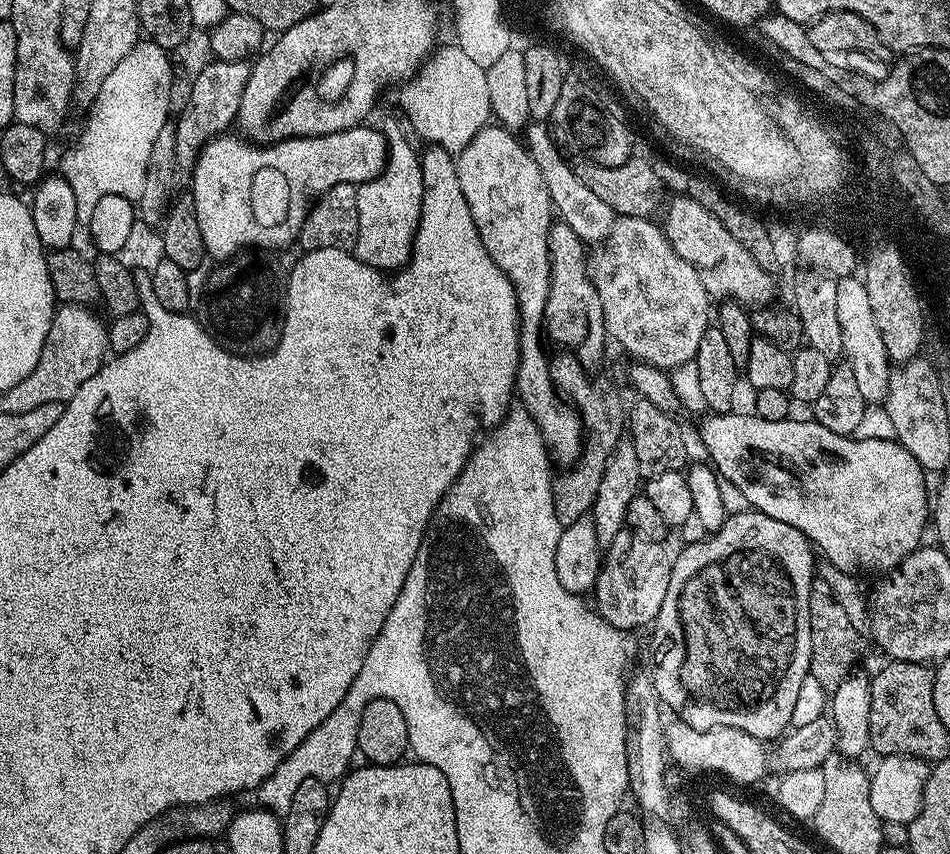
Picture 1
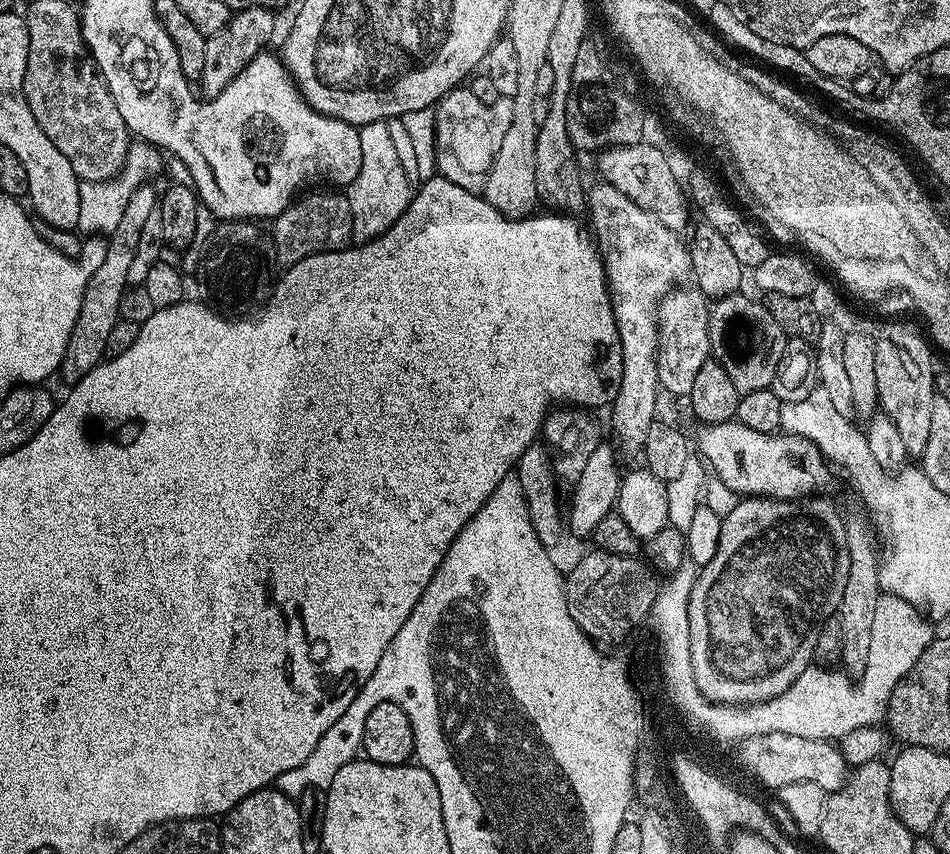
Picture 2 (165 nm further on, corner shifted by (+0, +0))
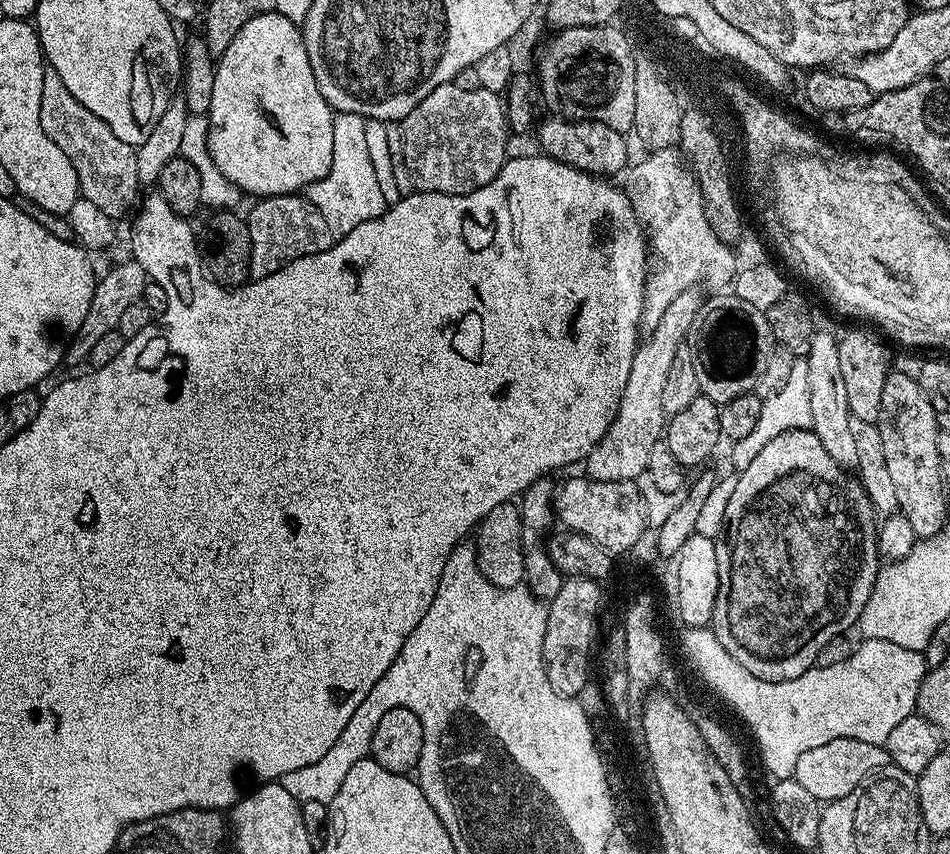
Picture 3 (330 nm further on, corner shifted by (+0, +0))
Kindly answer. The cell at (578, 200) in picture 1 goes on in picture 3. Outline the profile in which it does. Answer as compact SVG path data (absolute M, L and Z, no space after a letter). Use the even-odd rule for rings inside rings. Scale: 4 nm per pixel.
M657 148L648 155L652 156L637 164L635 161L627 169L626 191L641 225L646 226L646 244L652 259L644 286L642 321L643 327L651 330L658 326L666 308L682 290L697 286L712 288L708 290L727 289L736 279L738 267L733 245L722 242L706 218L696 176L680 148Z

